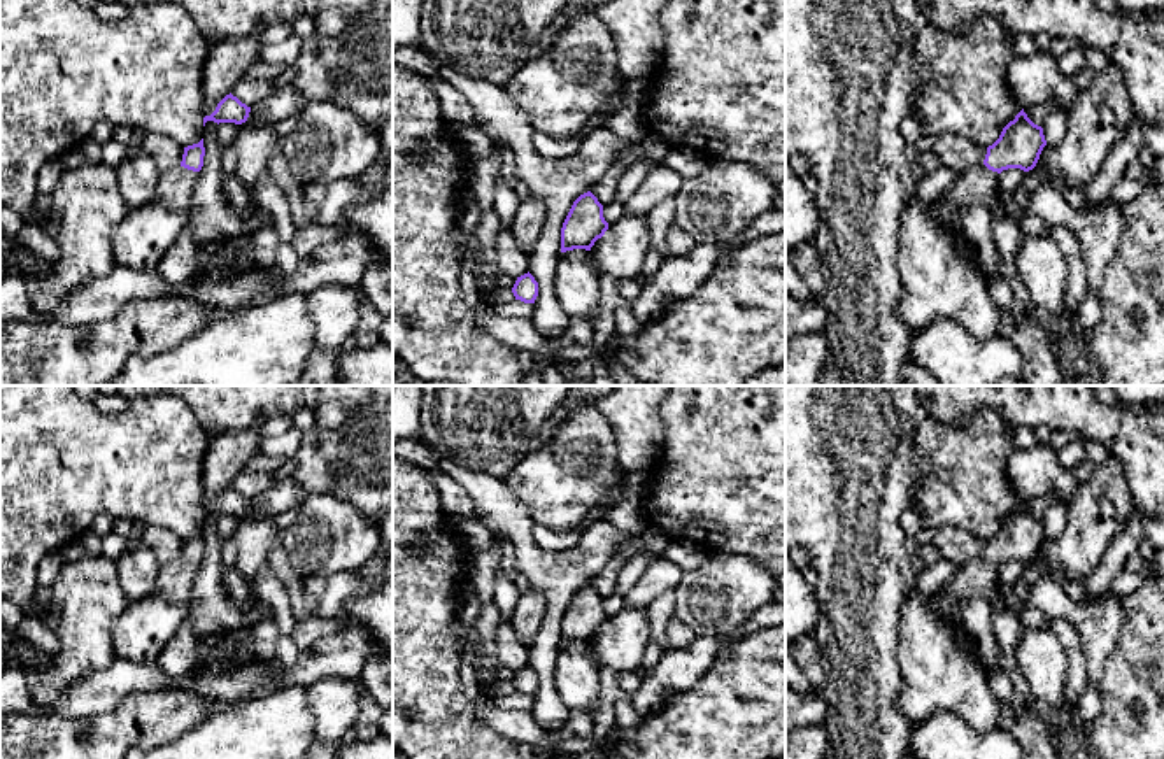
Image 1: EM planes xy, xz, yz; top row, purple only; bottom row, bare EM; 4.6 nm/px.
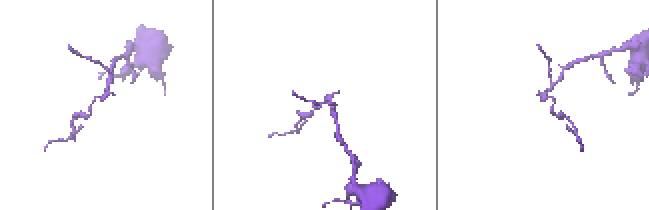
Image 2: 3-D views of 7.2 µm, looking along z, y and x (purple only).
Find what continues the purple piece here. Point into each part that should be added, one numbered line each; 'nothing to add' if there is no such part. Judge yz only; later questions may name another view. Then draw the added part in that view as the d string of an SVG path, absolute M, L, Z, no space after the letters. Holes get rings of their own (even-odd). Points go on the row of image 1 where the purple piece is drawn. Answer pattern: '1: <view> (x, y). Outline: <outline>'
1: yz (979, 184). Outline: M983 163L966 170L961 177L941 191L927 207L936 226L954 231L952 219L957 212L973 203L982 203L989 210L999 191L999 174L989 170Z

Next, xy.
1: xy (176, 184). Outline: M181 165L160 172L156 200L167 207L189 210L198 177L200 172L188 170Z

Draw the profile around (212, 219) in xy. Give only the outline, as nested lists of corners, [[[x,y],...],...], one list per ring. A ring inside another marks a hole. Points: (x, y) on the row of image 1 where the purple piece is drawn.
[[[207,121],[203,126],[203,167],[189,207],[189,228],[203,254],[210,245],[242,233],[235,207],[223,200],[223,149],[217,142],[216,128],[217,123],[214,121]]]

